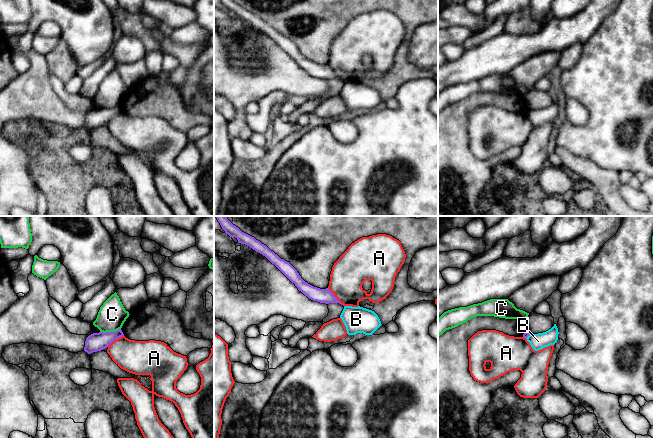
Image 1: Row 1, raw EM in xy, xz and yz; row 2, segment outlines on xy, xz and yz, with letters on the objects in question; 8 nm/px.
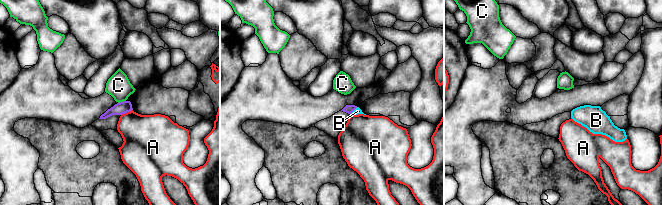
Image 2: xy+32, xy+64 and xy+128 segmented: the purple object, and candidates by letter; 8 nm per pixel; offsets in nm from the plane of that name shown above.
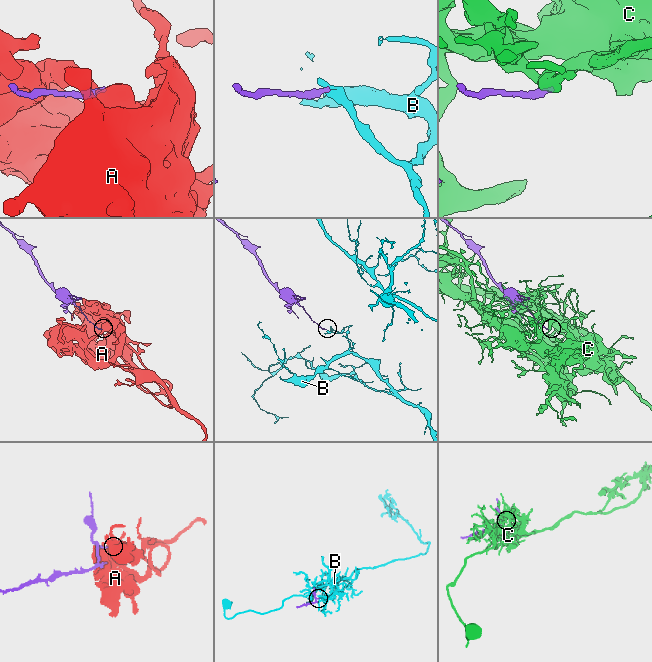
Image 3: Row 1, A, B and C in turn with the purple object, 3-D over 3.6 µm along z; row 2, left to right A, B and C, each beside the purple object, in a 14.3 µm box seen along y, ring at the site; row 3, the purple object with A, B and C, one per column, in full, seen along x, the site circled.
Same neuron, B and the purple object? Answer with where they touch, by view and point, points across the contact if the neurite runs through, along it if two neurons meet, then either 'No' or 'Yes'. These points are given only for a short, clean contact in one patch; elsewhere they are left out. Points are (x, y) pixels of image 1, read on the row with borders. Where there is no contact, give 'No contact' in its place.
Touches purple at yz (528, 335). Boundary: yz (530, 334), (526, 338). No

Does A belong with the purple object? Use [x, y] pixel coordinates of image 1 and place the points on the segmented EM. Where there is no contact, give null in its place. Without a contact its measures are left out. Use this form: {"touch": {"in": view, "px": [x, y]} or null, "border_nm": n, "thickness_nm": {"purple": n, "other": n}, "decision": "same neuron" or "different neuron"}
{"touch": {"in": "xz", "px": [335, 297]}, "border_nm": 200, "thickness_nm": {"purple": 110, "other": 280}, "decision": "different neuron"}

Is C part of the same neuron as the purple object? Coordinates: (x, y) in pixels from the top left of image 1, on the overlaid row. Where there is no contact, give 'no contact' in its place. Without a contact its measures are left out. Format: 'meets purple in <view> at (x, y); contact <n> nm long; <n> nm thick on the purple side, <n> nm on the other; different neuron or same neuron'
meets purple in xy at (110, 332); contact 170 nm long; 150 nm thick on the purple side, 220 nm on the other; different neuron

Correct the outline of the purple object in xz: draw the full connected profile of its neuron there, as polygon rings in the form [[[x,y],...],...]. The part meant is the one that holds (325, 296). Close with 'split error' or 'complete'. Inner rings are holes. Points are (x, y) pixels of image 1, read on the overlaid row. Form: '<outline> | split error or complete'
[[[215,216],[222,229],[230,237],[235,237],[238,243],[245,244],[256,252],[265,256],[274,264],[305,296],[313,301],[320,303],[339,303],[334,294],[328,289],[320,289],[305,282],[297,270],[287,261],[281,259],[277,254],[271,251],[266,245],[256,240],[254,237],[242,232],[238,227],[233,225],[226,216]]] | complete

